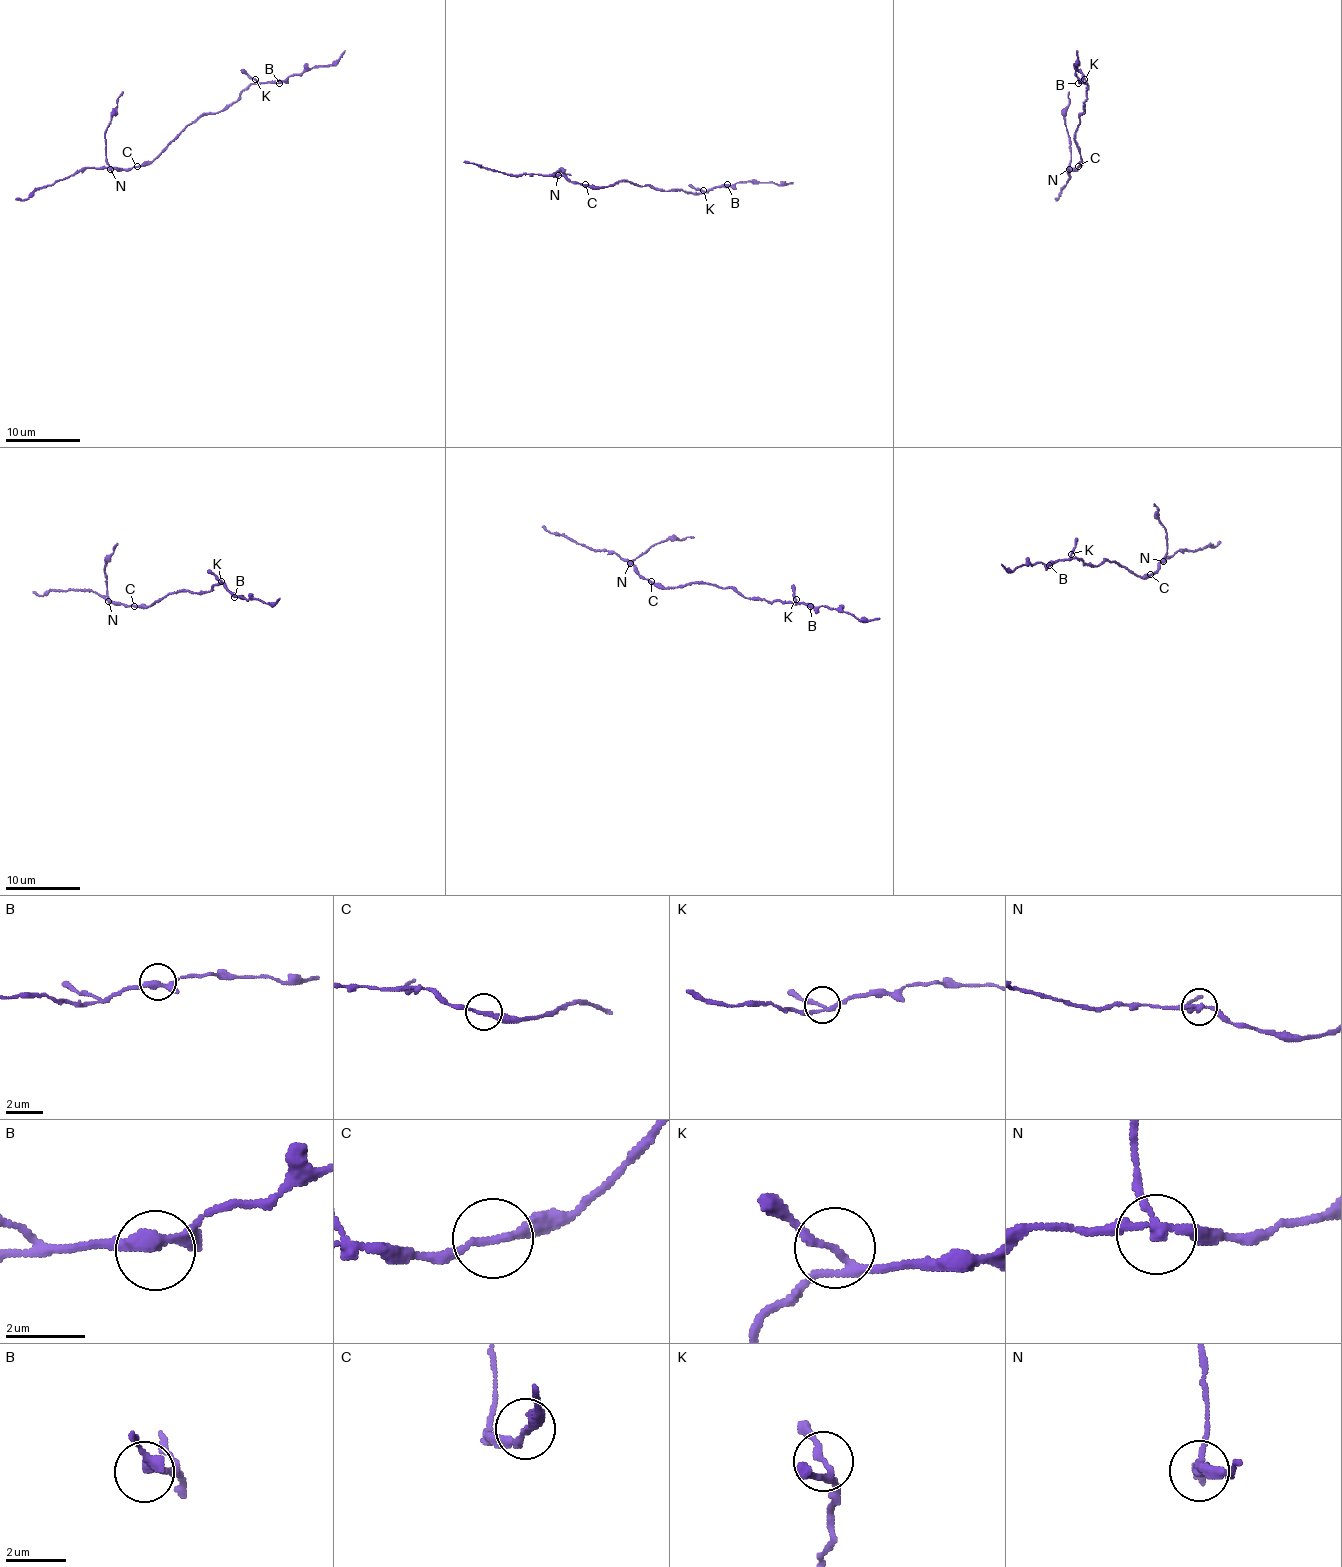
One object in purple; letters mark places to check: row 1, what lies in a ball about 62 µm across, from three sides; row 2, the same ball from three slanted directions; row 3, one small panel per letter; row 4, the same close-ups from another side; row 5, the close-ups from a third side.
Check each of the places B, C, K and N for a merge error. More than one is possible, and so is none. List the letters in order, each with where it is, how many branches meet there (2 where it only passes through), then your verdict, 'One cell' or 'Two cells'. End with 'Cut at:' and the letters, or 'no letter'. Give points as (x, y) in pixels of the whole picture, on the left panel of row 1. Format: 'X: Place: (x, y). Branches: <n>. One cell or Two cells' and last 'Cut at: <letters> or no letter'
B: Place: (279, 83). Branches: 3. One cell
C: Place: (137, 166). Branches: 2. One cell
K: Place: (255, 79). Branches: 3. One cell
N: Place: (110, 169). Branches: 3. Two cells
Cut at: N

